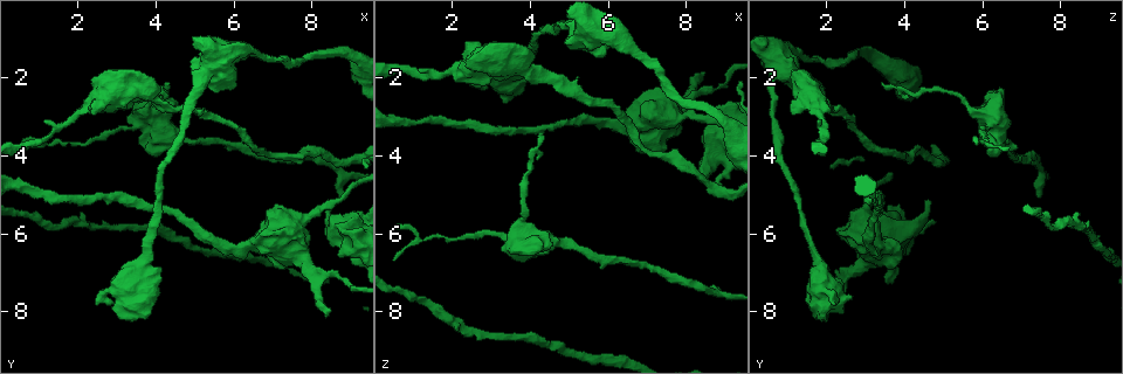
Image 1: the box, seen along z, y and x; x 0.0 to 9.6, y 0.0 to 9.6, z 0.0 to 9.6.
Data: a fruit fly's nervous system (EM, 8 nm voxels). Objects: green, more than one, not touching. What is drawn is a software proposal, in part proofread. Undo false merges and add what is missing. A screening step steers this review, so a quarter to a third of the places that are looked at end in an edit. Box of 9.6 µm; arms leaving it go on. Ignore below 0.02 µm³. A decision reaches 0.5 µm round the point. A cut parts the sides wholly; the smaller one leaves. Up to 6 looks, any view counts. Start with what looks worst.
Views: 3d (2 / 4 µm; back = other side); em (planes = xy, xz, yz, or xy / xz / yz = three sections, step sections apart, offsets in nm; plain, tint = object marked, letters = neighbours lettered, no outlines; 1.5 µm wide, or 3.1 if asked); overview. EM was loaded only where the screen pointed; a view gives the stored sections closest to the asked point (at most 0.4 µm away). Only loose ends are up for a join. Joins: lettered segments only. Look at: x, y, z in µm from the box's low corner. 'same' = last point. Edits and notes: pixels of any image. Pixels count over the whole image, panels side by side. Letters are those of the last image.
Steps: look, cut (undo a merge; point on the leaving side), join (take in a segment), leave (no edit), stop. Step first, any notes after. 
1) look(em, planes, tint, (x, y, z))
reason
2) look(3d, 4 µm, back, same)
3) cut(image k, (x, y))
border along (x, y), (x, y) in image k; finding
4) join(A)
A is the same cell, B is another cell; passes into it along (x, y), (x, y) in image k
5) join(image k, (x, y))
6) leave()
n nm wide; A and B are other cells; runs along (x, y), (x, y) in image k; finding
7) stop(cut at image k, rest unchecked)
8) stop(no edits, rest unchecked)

look(3d, 4 µm, (8.35, 8.20, 2.10))
free end

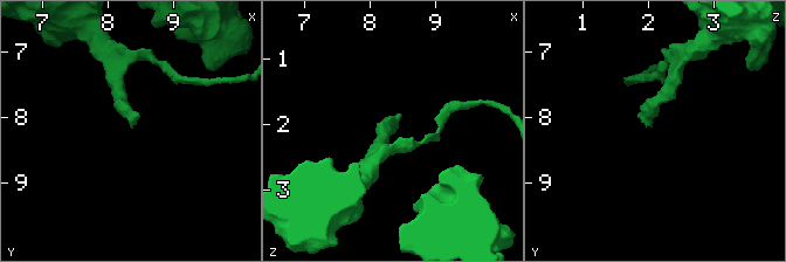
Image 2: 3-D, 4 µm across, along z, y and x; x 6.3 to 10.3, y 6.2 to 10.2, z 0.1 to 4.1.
look(em, planes, letters, (8.40, 8.15, 2.05))

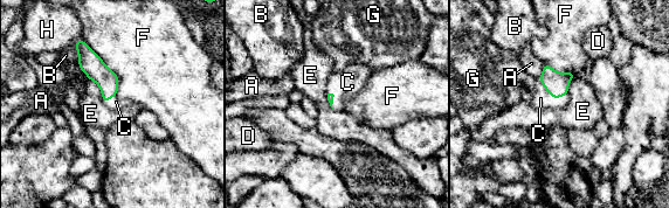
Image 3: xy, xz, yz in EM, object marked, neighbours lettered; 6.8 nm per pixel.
join(C)
C is the same cell, A, B, D, E, F, G and H are other cells; passes into it along (556, 83), (551, 95), (540, 98) in image 3; the neuron continues

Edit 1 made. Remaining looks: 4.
look(overview)

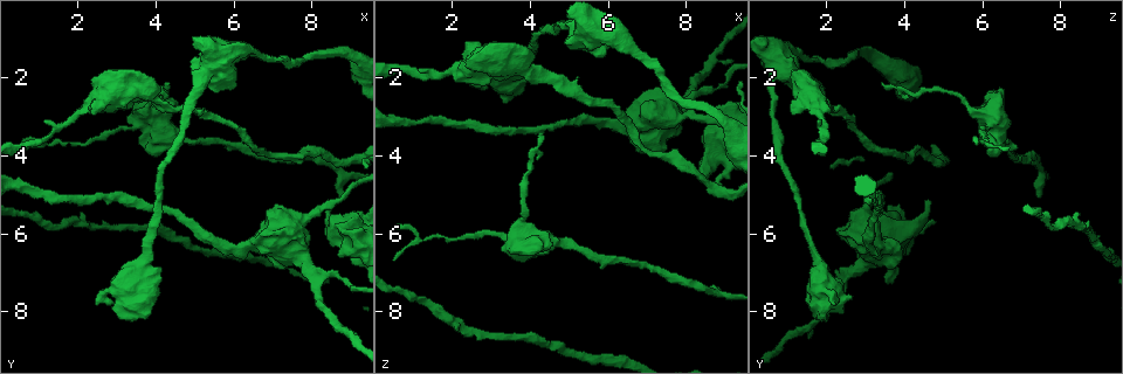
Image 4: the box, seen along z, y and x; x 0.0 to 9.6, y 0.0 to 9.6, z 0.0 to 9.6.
look(em, planes, letters, (8.85, 5.05, 7.40))
free end

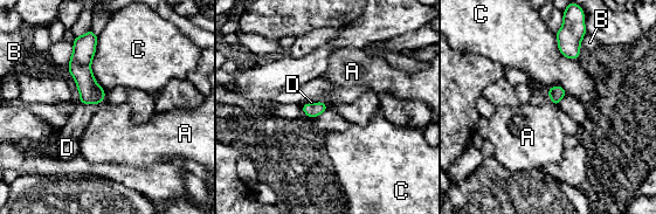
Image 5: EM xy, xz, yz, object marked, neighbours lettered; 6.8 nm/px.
join(D)
110 nm wide; D is the same cell, A, B and C are other cells; passes into it along (80, 68), (88, 103), (80, 118) in image 5; it goes on there

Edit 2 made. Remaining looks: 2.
stop(join at image 3, join at image 5, rest unchecked)

